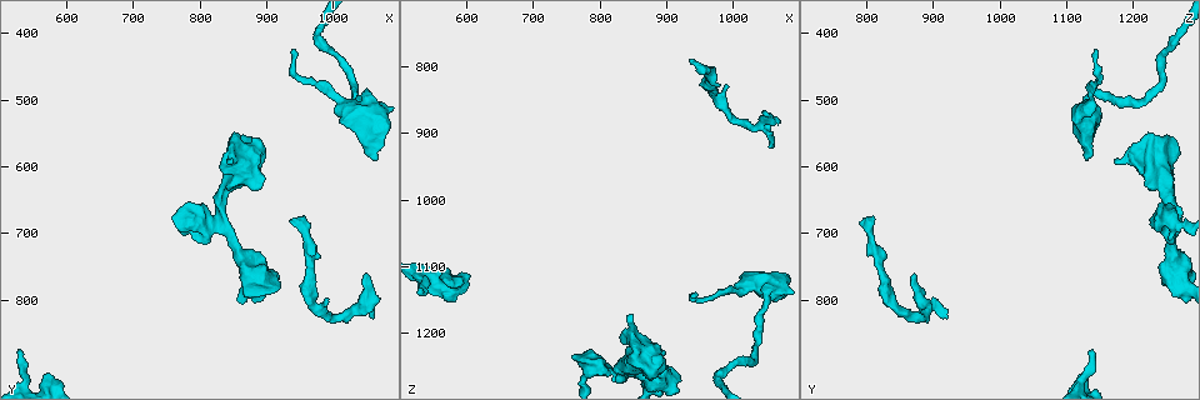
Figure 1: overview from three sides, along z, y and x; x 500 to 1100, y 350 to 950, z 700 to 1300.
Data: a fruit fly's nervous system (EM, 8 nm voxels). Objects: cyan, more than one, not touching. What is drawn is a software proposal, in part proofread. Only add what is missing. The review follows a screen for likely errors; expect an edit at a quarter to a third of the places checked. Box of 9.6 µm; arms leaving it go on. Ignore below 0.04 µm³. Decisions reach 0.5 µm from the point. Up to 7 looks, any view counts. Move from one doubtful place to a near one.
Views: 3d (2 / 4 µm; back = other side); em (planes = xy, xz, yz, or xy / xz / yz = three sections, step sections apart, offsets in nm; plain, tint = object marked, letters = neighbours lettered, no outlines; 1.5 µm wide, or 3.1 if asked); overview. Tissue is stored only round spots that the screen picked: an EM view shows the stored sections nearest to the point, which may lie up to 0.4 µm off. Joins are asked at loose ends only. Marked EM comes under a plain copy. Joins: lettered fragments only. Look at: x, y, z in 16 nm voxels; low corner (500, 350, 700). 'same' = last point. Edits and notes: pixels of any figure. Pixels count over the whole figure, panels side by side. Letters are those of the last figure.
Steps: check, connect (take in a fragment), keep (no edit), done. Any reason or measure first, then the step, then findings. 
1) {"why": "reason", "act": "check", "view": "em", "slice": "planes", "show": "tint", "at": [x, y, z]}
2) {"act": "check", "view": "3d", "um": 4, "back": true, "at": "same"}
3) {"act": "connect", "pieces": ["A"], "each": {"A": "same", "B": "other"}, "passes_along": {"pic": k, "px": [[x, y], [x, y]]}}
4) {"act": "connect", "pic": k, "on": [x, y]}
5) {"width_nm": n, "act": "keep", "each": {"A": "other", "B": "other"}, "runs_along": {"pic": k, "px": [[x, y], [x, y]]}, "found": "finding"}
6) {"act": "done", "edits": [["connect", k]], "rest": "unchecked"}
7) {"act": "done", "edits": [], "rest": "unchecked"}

{"why": "free end", "act": "check", "view": "em", "slice": "planes", "show": "letters", "at": [760, 680, 1235]}

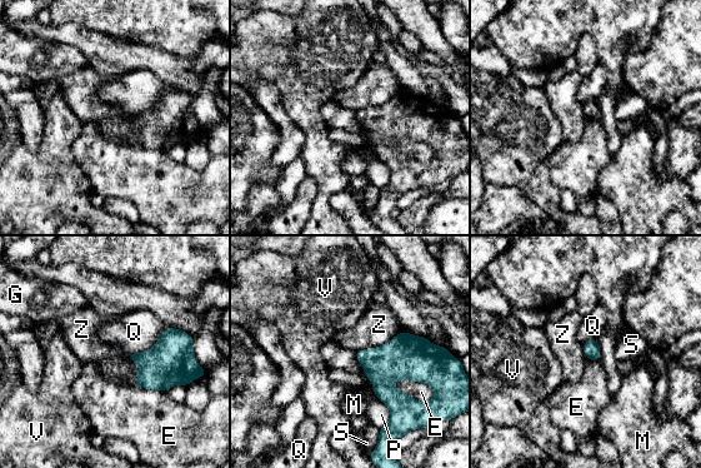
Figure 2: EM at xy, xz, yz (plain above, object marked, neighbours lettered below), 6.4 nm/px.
{"act": "keep", "each": {"E": "other", "G": "other", "M": "other", "P": "other", "Q": "other", "S": "other", "V": "other", "Z": "other"}, "border": {"pic": 2, "px": [[391, 384], [417, 381], [430, 386]]}, "found": "no lettered fragment goes on from it"}

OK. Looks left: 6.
{"why": "thin end", "act": "check", "view": "em", "slice": "xy", "step": 8, "show": "letters", "at": [940, 430, 1150]}

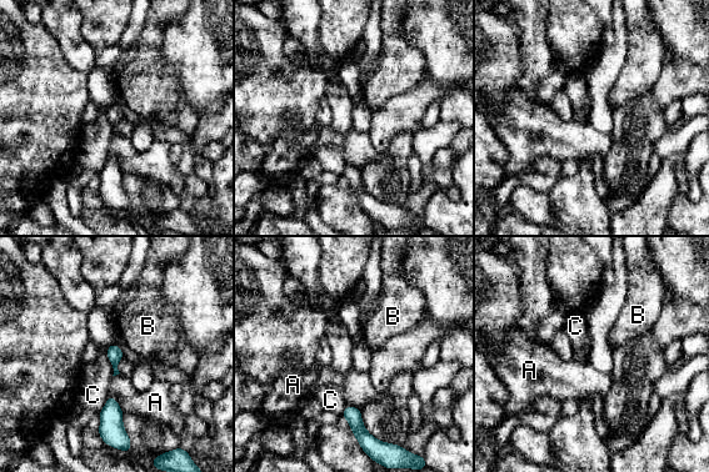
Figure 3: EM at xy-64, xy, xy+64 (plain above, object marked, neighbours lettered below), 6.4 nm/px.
{"why": "another direction", "act": "check", "view": "em", "slice": "planes", "show": "letters", "at": "same"}

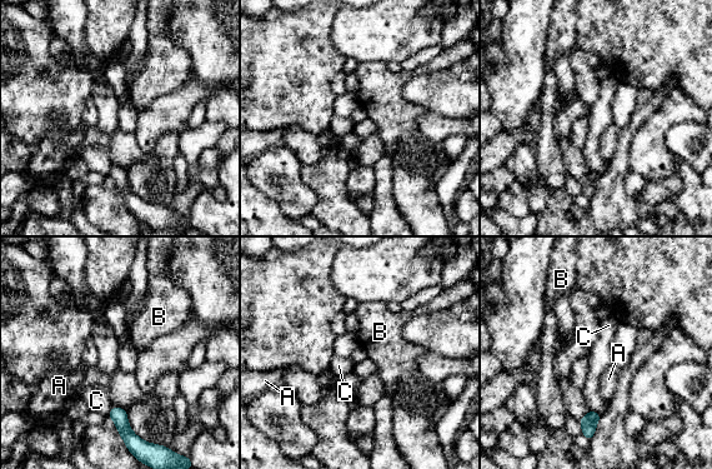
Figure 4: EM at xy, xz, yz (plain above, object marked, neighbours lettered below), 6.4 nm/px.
{"act": "keep", "each": {"A": "other", "B": "other", "C": "other"}, "border": {"pic": 4, "px": [[588, 408], [601, 415]]}, "found": "no lettered fragment goes on from it"}

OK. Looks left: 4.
{"why": "an open end", "act": "check", "view": "em", "slice": "planes", "show": "letters", "at": [1060, 830, 920]}

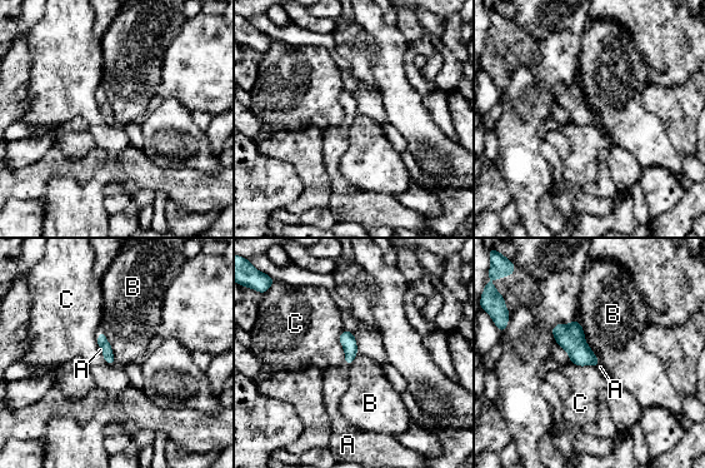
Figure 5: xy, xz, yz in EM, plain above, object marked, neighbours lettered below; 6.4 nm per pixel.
{"act": "connect", "pieces": ["A"], "each": {"A": "same", "B": "other", "C": "other"}, "found": "it goes on there"}

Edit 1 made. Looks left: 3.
{"act": "done", "edits": [["connect", 5]], "rest": "unchecked"}

